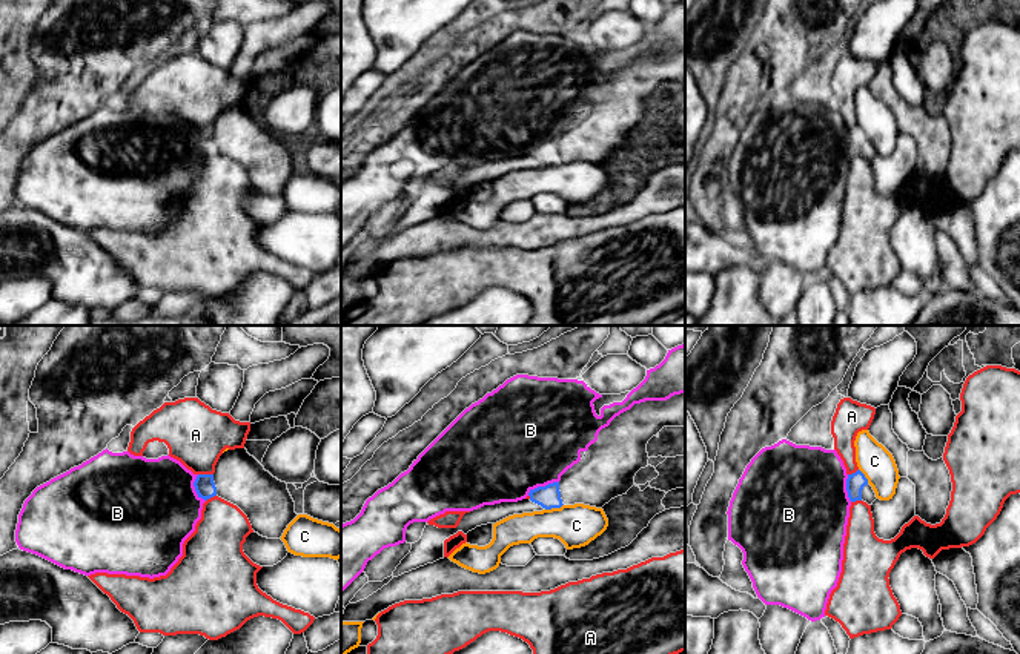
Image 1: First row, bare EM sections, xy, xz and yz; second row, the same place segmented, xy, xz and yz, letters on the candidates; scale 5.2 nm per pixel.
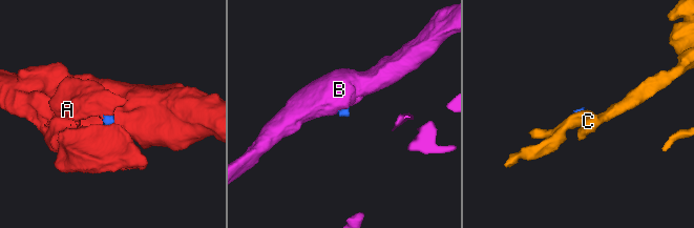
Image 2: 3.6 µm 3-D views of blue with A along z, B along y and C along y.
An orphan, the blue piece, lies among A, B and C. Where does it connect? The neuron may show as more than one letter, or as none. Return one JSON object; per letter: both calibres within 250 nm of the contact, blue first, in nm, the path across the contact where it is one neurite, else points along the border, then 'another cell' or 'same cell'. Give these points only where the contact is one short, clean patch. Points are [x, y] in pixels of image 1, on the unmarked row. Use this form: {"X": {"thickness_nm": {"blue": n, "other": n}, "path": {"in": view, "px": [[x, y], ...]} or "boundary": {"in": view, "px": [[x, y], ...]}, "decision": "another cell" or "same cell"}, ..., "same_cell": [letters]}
{"A": {"thickness_nm": {"blue": 110, "other": 320}, "path": {"in": "xy", "px": [[205, 142], [206, 131], [195, 91]]}, "decision": "same cell"}, "B": {"thickness_nm": {"blue": 120, "other": 480}, "boundary": {"in": "xz", "px": [[558, 137], [538, 142], [527, 151]]}, "decision": "another cell"}, "C": {"thickness_nm": {"blue": 120, "other": 220}, "boundary": {"in": "xz", "px": [[562, 160], [546, 166]]}, "decision": "another cell"}, "same_cell": ["A"]}

